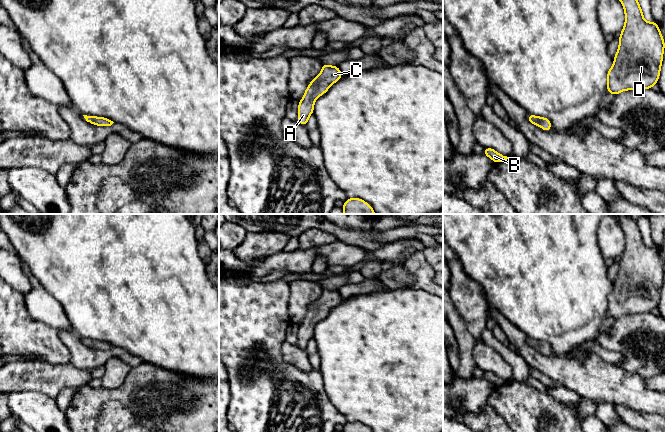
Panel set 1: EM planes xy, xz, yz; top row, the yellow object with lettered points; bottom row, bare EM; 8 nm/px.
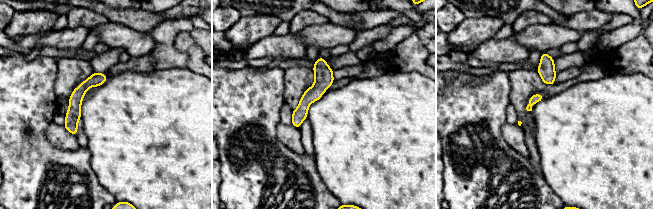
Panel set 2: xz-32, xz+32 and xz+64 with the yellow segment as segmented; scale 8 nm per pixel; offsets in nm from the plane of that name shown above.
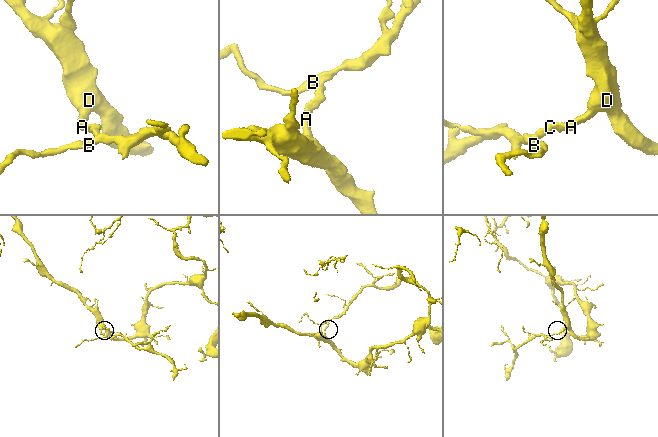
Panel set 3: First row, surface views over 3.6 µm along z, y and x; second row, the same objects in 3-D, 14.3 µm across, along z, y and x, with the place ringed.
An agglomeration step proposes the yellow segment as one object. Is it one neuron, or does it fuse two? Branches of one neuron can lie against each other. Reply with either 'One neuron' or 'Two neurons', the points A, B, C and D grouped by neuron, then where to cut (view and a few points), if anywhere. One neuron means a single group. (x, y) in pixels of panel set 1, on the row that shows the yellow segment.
One neuron. Groups: A B C D. No split

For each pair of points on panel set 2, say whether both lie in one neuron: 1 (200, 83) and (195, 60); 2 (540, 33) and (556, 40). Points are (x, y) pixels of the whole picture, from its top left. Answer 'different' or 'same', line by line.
1: different
2: same

